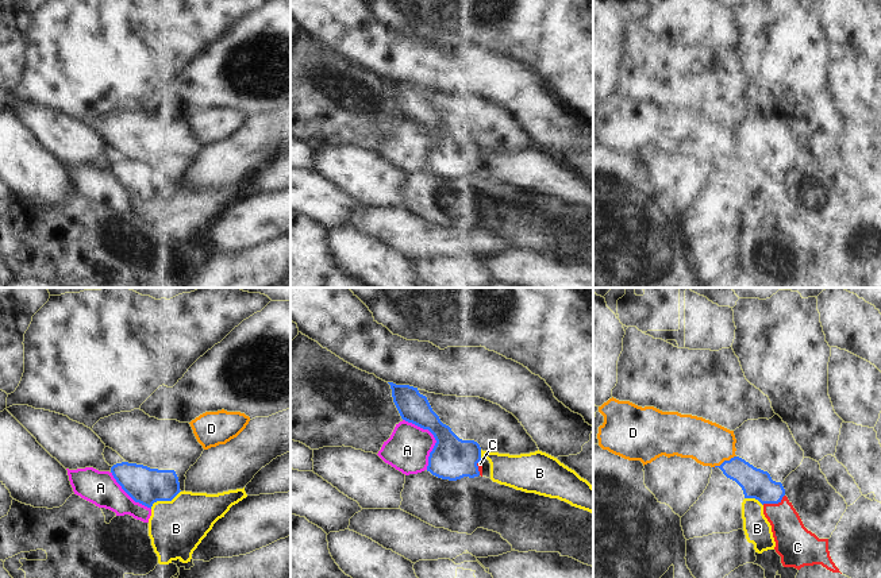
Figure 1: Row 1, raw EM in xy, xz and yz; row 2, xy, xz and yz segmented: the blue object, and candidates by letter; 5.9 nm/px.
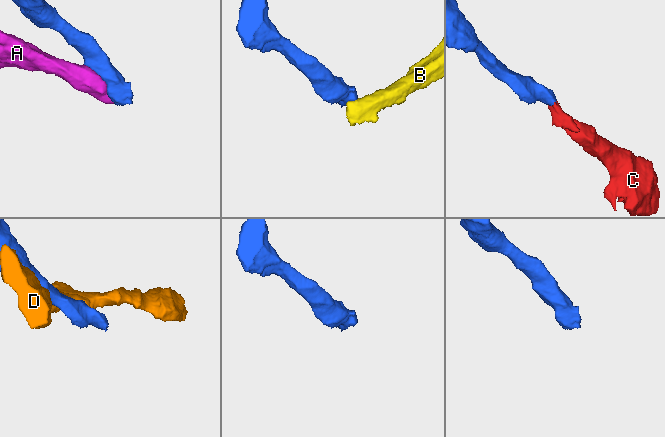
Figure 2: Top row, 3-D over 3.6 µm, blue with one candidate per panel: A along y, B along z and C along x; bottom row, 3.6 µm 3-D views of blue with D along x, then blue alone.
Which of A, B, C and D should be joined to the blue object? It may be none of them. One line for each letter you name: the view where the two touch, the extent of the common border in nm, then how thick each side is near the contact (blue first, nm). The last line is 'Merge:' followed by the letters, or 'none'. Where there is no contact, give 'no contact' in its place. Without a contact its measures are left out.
C: meets blue in yz; contact 150 nm long; 180 nm thick on the blue side, 220 nm on the other
Merge: C

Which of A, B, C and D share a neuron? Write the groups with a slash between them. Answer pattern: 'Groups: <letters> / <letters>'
Groups: A B / C / D.

